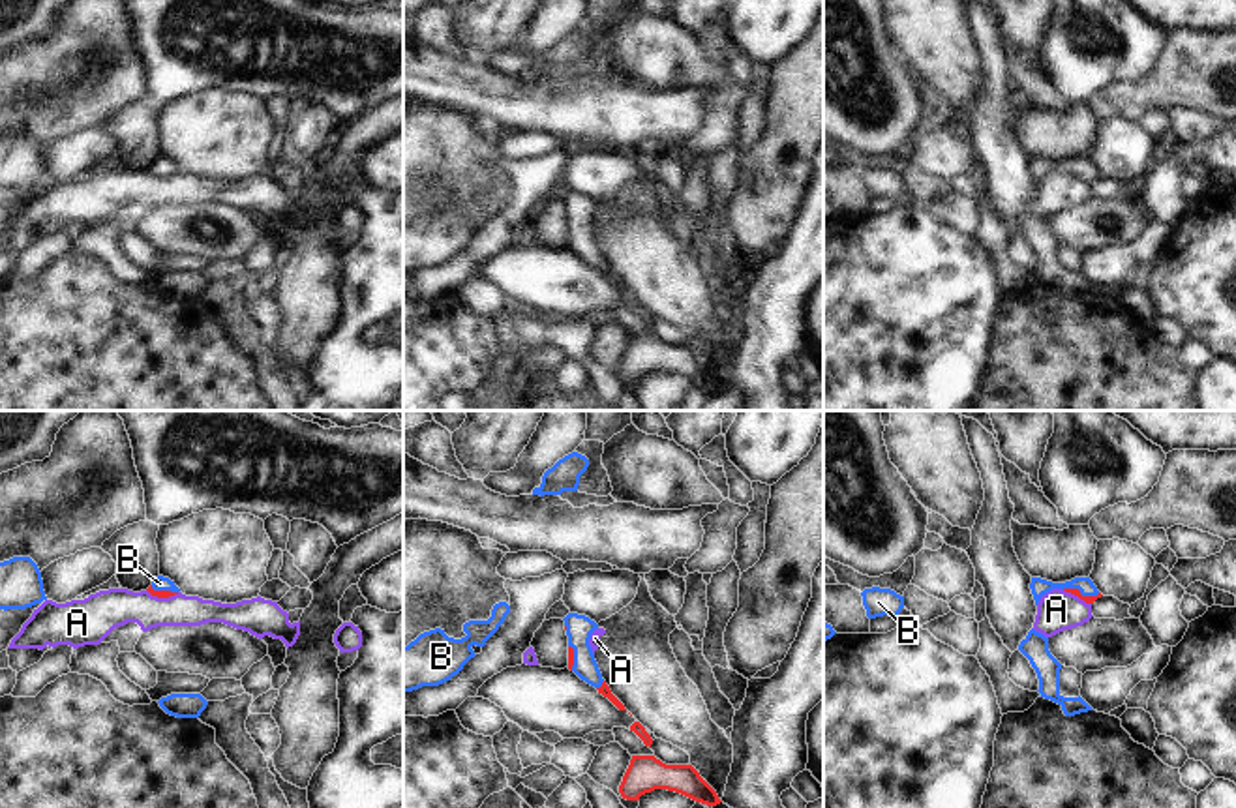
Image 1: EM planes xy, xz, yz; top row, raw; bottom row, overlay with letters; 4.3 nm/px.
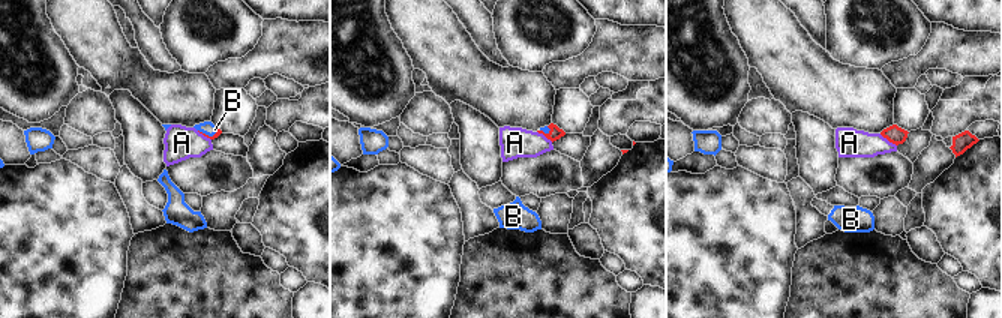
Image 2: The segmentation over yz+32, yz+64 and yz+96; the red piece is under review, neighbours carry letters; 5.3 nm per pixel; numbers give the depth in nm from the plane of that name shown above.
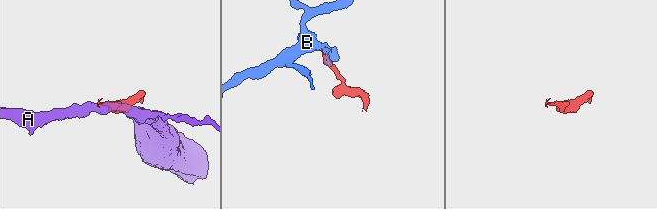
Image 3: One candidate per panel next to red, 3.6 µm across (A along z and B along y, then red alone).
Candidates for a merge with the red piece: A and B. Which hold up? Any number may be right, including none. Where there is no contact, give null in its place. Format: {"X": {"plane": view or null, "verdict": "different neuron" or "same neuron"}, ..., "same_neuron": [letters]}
{"A": {"plane": "yz", "verdict": "different neuron"}, "B": {"plane": "yz", "verdict": "same neuron"}, "same_neuron": ["B"]}

